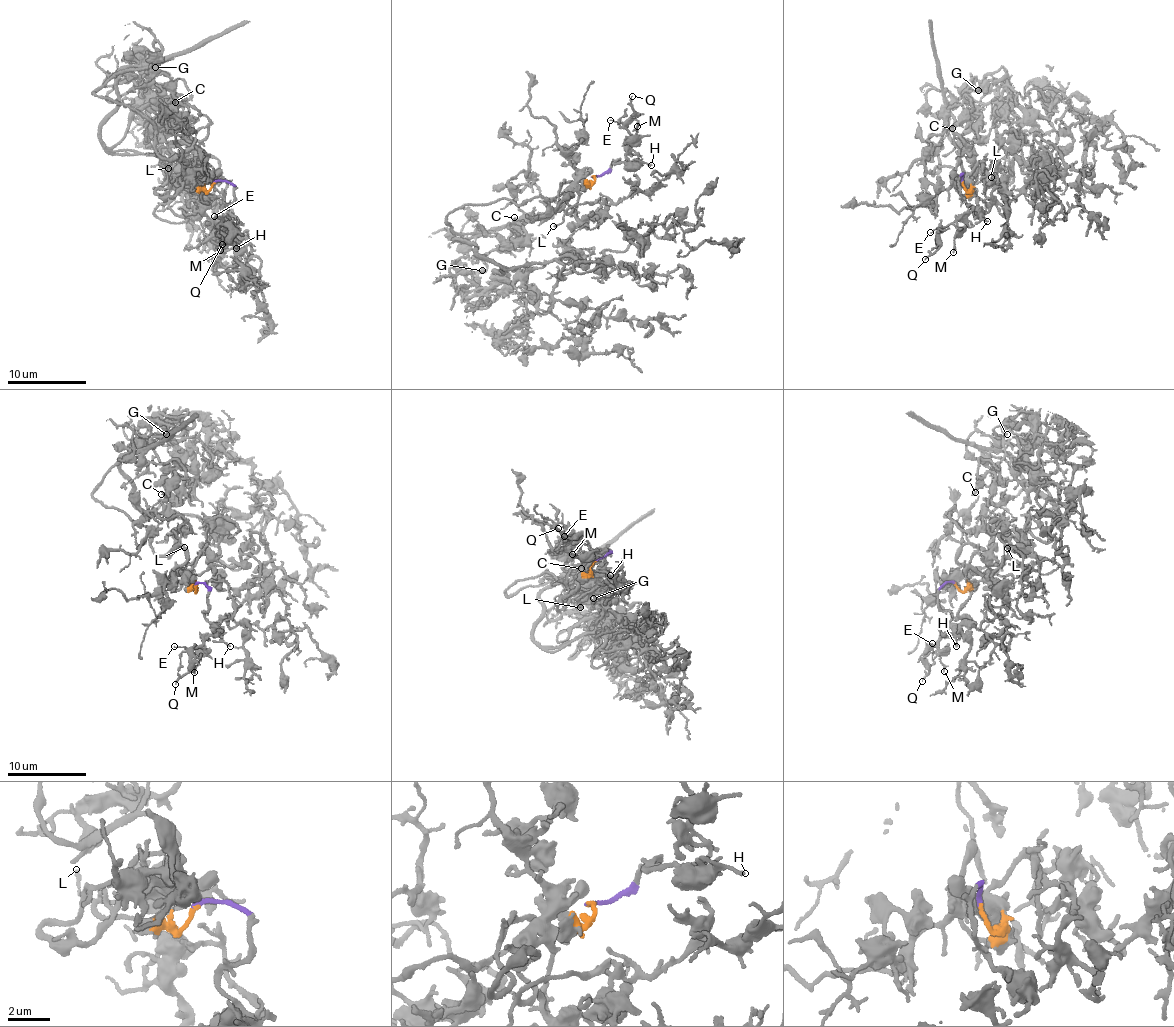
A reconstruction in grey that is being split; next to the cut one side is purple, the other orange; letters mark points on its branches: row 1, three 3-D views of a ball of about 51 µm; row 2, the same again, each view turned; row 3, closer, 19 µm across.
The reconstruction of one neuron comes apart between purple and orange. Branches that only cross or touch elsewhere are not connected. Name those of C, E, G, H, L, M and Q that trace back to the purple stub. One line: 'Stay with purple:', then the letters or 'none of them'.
Stay with purple: E, H, M, Q

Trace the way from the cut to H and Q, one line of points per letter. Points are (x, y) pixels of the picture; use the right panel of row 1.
H: (962, 181), (963, 175), (959, 176), (959, 190), (967, 206), (988, 222)
Q: (962, 181), (963, 175), (959, 176), (959, 190), (972, 210), (942, 228), (937, 241), (938, 247), (925, 259)

